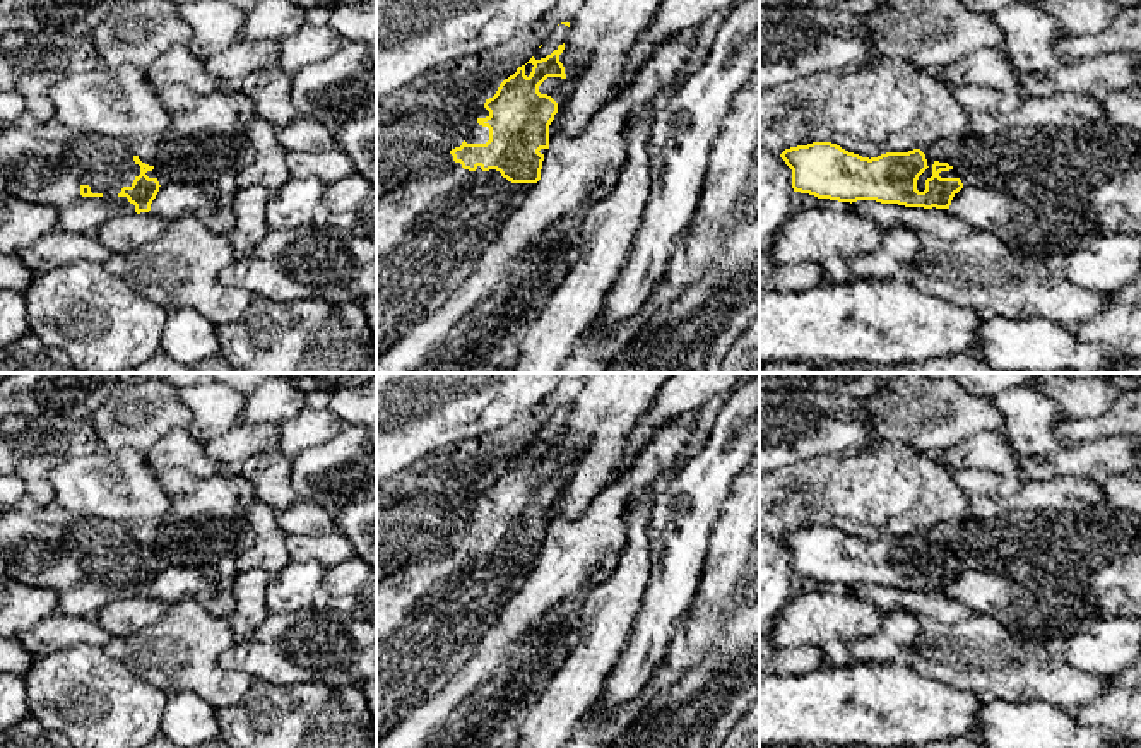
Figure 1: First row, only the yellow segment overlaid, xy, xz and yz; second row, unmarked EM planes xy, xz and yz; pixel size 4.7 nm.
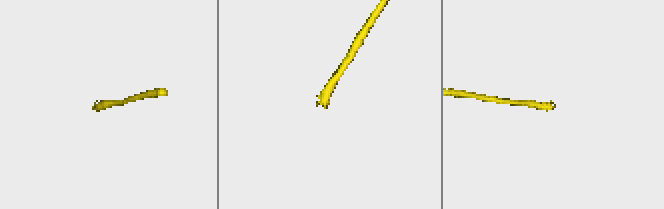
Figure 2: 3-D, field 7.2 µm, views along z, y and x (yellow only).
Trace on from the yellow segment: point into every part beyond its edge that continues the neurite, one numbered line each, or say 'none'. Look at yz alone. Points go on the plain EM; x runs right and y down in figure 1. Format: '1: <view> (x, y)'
1: yz (921, 567)

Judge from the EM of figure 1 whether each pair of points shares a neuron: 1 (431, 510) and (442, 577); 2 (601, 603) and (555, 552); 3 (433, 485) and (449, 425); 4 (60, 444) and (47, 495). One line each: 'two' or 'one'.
1: two
2: two
3: two
4: one

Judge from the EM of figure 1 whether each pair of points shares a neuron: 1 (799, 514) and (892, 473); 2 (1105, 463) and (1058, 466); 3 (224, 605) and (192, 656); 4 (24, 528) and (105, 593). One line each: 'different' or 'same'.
1: same
2: same
3: different
4: same

